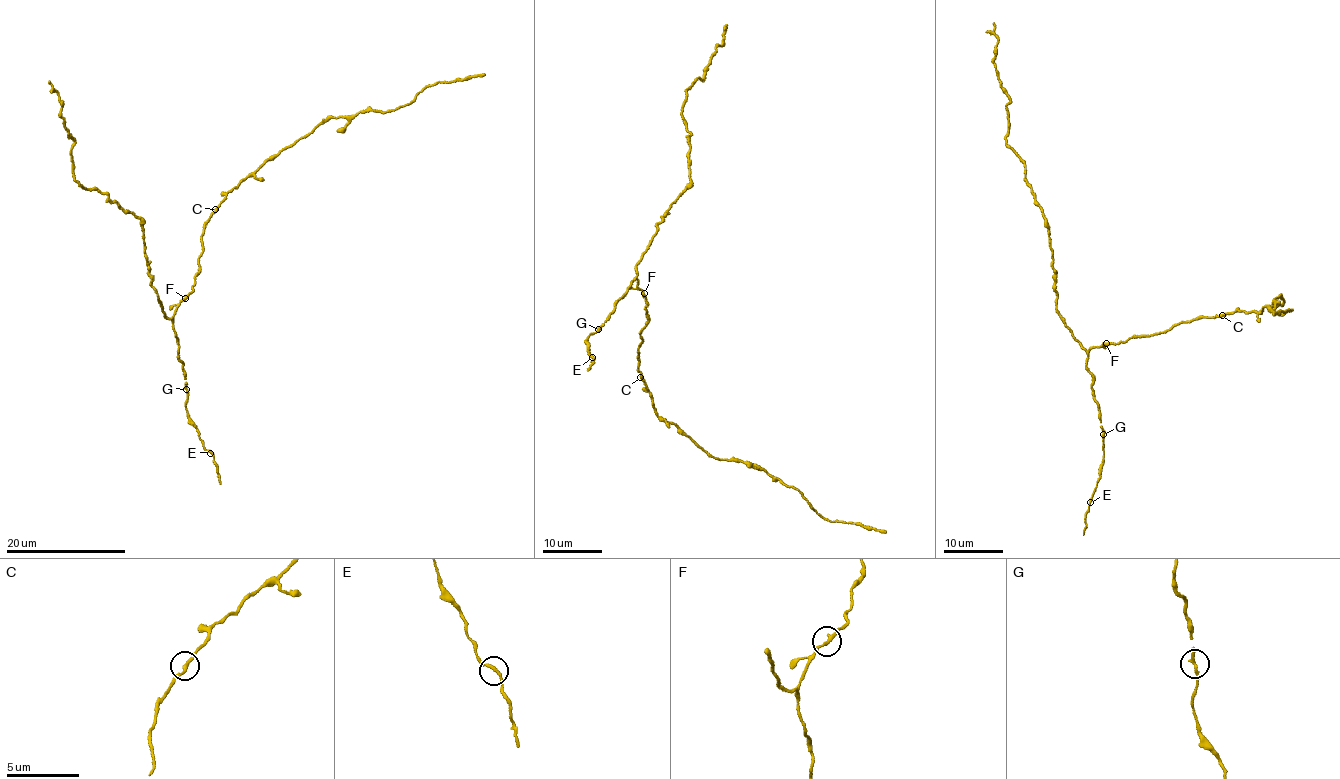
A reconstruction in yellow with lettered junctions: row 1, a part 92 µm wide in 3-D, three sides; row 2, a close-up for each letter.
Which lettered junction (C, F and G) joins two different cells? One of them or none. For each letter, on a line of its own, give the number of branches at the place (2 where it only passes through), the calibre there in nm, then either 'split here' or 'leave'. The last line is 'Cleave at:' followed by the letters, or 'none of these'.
C: 2 | 200 nm | leave
F: 2 | 200 nm | leave
G: 2 | 200 nm | leave
Cleave at: none of these

